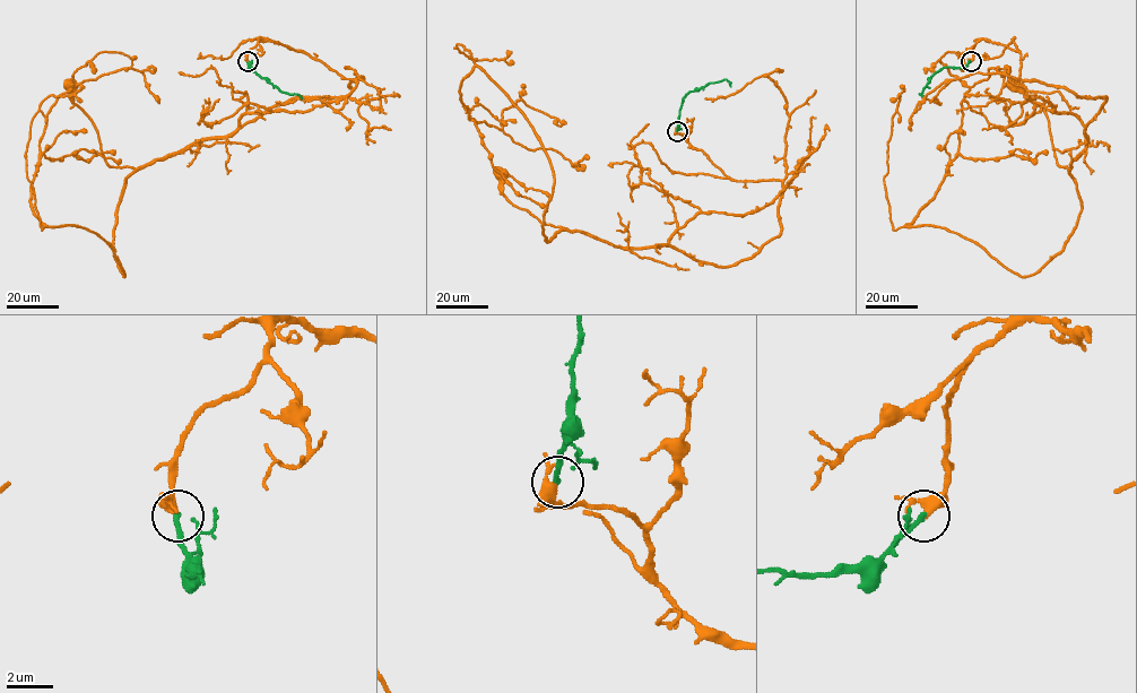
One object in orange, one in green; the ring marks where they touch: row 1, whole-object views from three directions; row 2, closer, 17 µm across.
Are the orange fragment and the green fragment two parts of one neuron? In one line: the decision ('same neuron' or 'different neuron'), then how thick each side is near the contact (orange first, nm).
same neuron | 320/240 nm

